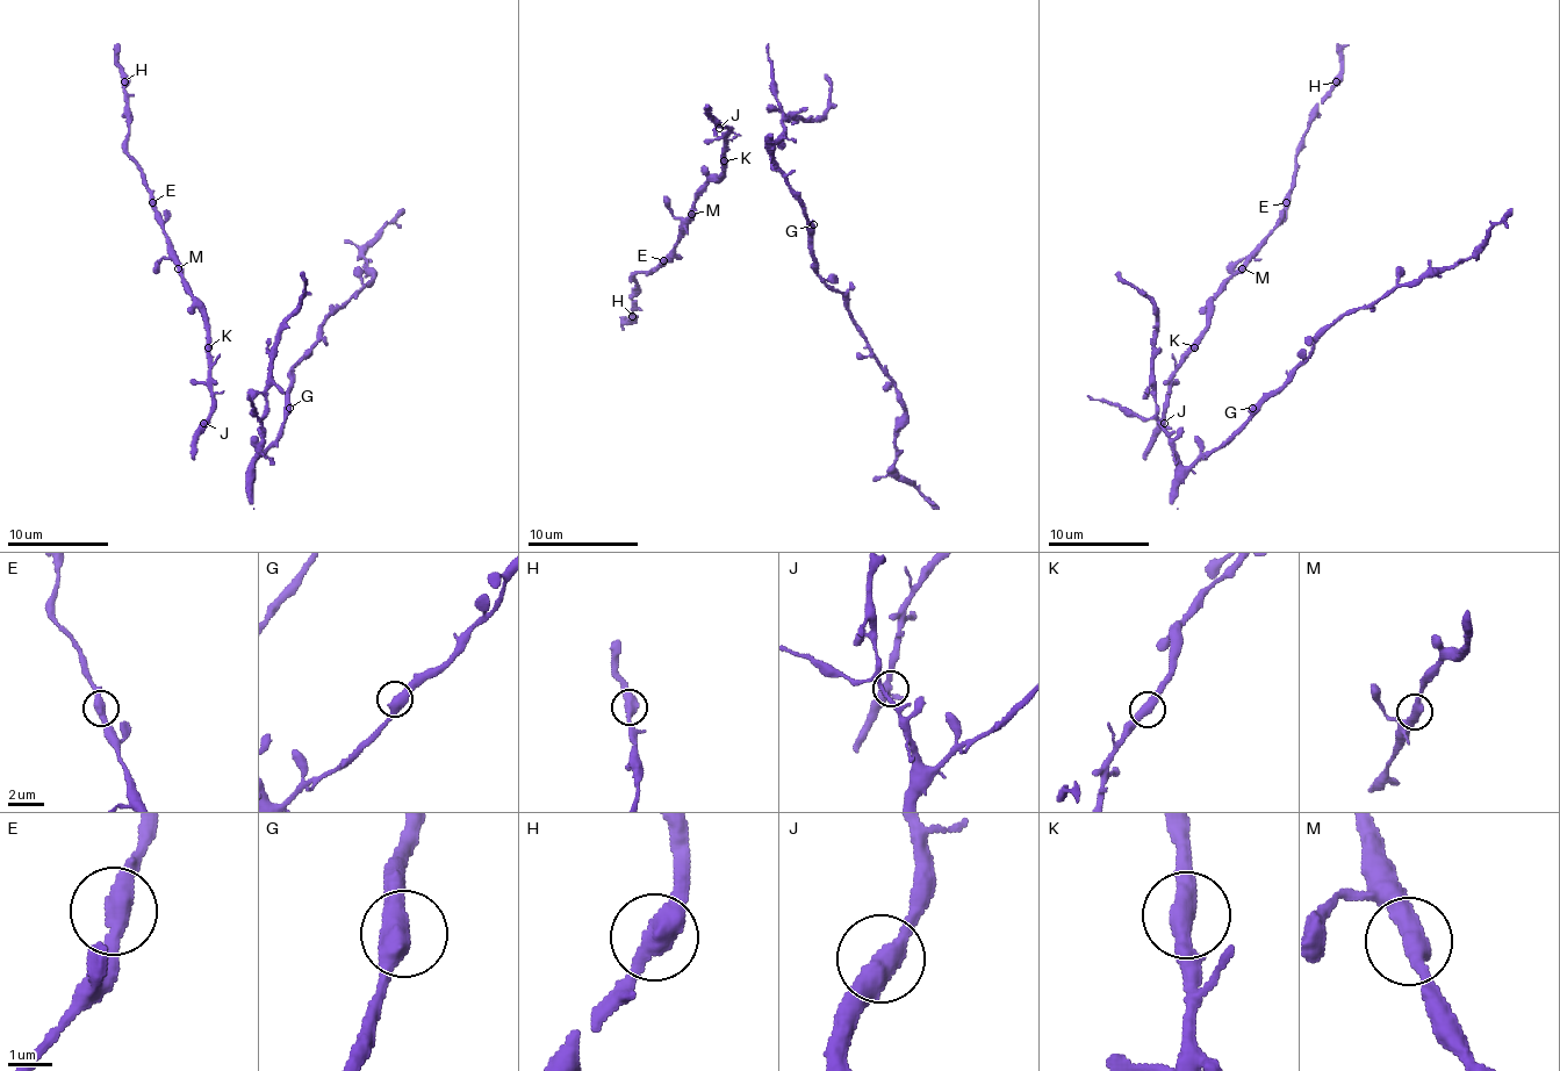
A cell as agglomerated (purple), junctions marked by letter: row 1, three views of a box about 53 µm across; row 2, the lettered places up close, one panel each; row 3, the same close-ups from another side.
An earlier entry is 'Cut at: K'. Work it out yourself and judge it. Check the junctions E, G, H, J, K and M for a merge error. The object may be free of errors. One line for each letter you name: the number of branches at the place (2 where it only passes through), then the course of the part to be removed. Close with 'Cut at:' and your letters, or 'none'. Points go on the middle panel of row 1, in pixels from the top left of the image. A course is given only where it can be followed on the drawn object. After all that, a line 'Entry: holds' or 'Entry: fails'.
Cut at: none
Entry: fails

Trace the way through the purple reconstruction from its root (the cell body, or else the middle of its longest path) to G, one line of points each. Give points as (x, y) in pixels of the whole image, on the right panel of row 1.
G: (1162, 425), (1171, 453), (1184, 466), (1194, 466), (1237, 428), (1252, 408)

